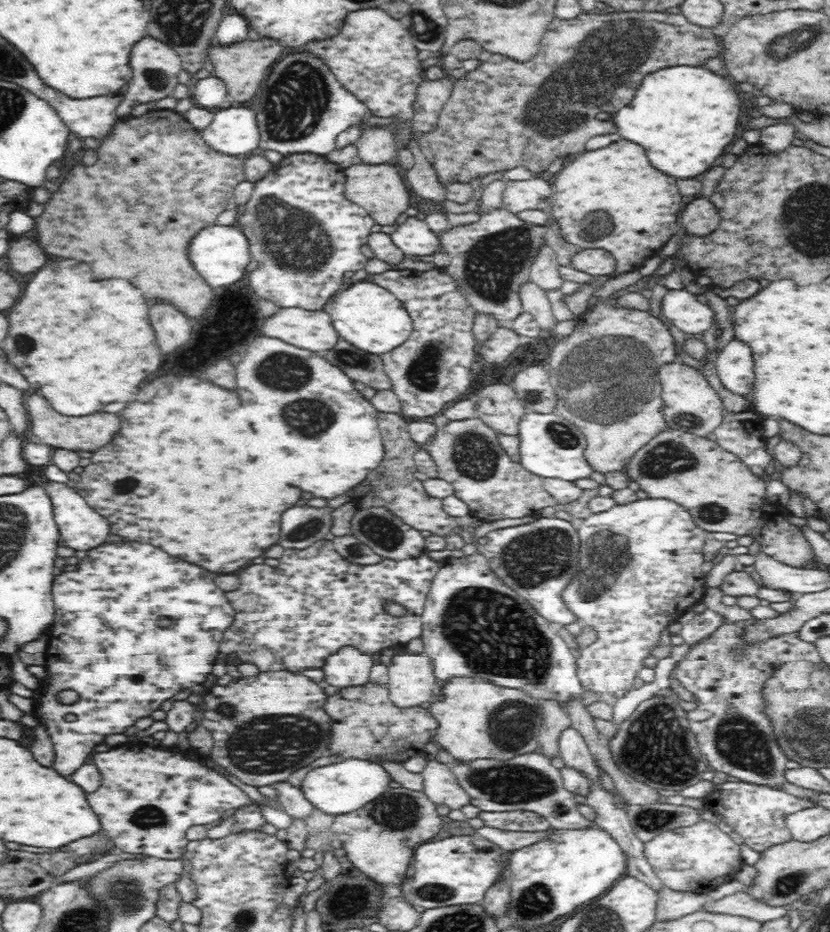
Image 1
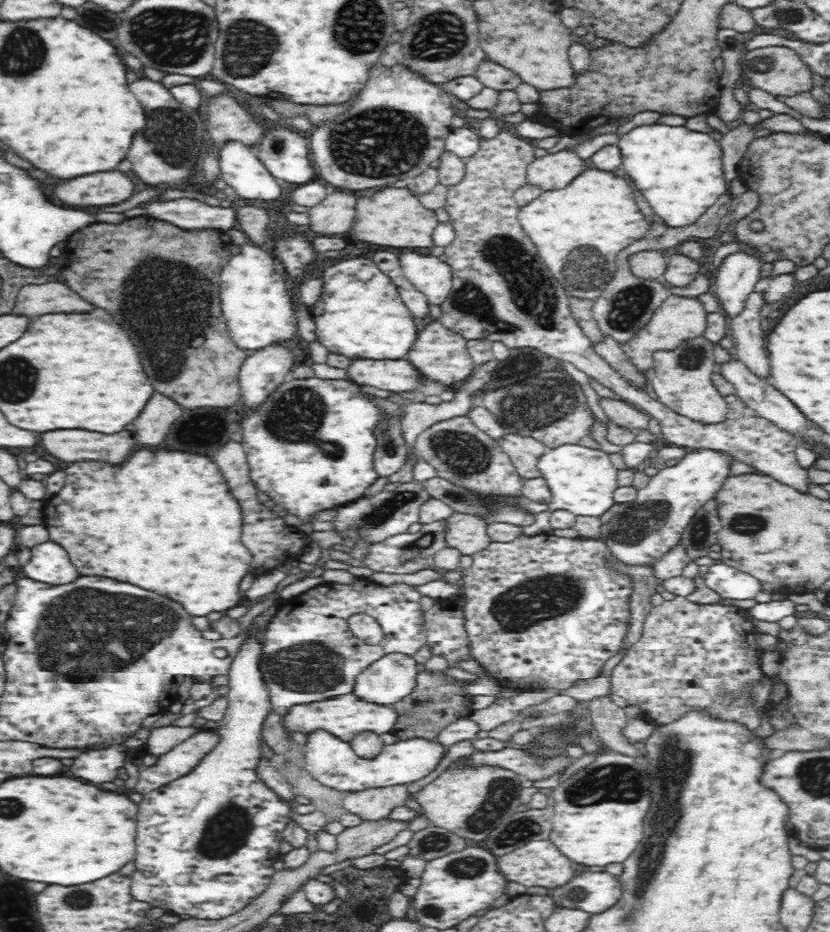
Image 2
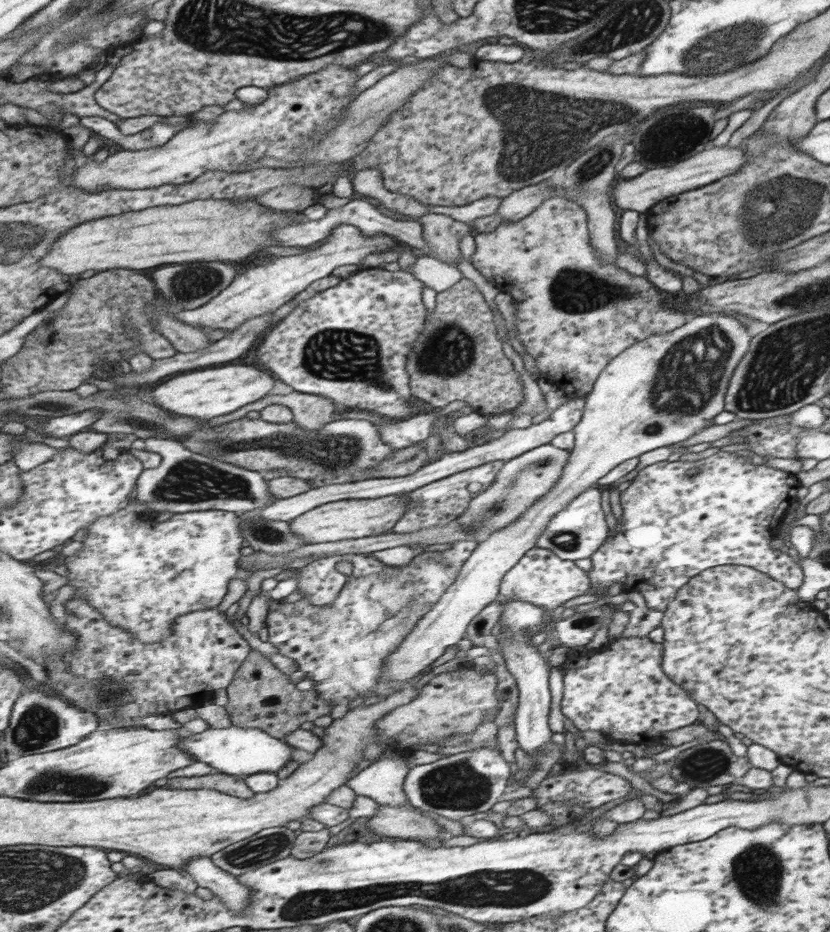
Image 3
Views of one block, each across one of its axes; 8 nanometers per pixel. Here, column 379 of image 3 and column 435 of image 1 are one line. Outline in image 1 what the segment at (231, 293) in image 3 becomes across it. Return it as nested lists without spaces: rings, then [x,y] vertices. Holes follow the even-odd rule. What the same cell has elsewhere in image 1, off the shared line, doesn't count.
[[[404,216],[395,232],[389,234],[392,242],[409,256],[428,256],[441,251],[439,235],[430,230],[425,220]]]

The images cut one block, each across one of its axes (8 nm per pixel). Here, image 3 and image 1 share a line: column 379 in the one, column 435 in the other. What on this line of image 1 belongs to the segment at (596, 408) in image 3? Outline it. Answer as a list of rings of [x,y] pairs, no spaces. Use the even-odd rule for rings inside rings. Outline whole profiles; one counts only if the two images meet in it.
[[[403,648],[401,653],[393,656],[392,664],[388,666],[388,676],[389,700],[393,706],[398,708],[420,707],[424,702],[434,699],[432,690],[437,680],[433,675],[432,662],[423,653],[409,653],[406,648]]]

